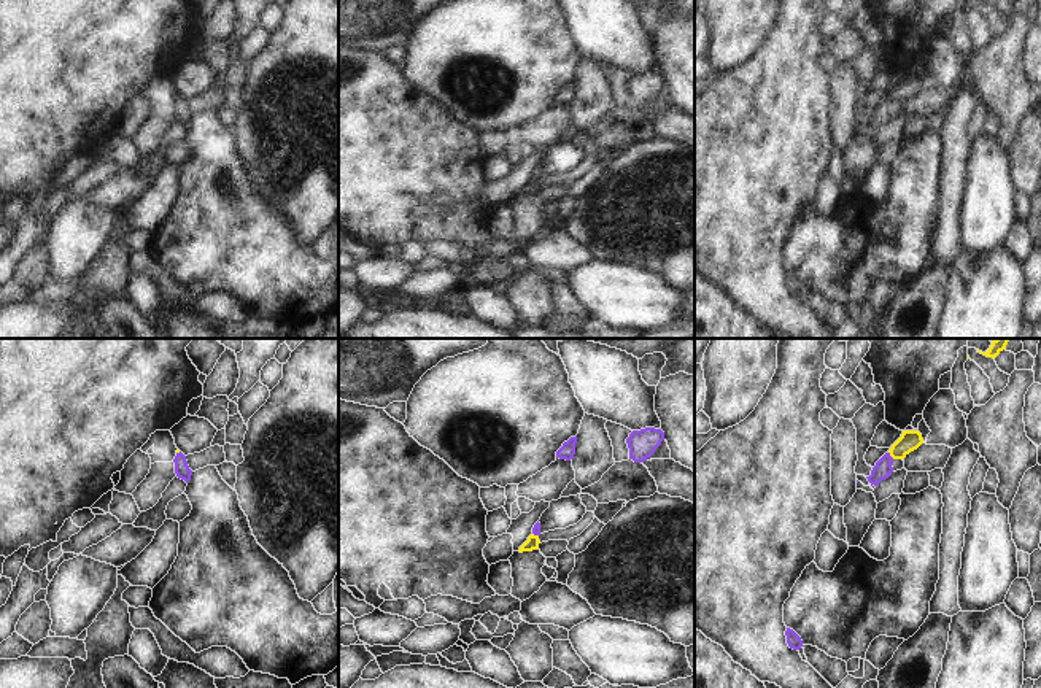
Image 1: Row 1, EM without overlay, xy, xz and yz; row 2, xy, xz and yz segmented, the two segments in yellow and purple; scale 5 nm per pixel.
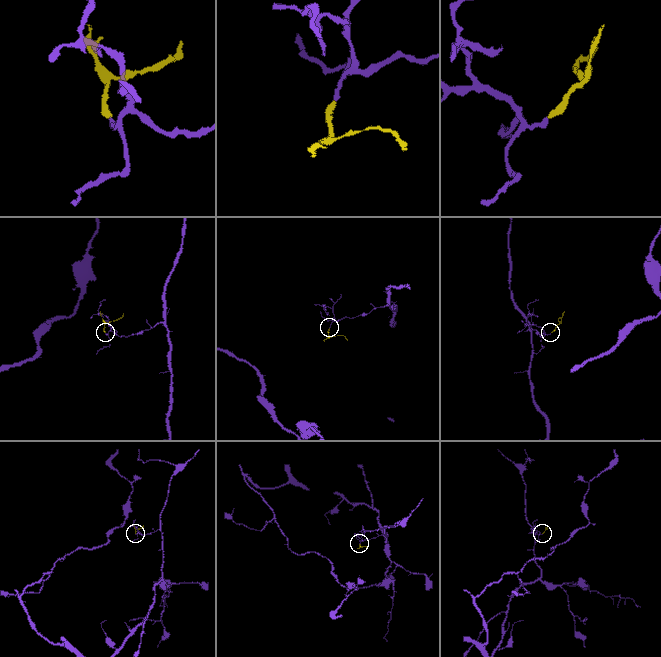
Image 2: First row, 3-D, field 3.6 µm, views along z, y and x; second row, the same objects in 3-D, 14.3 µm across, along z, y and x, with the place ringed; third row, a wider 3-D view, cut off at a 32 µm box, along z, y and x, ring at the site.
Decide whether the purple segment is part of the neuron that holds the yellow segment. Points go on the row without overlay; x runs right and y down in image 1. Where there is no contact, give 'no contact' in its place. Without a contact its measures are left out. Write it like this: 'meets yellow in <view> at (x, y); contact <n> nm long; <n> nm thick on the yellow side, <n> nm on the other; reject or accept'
meets yellow in yz at (890, 99); contact 50 nm long; 110 nm thick on the yellow side, 90 nm on the other; accept

